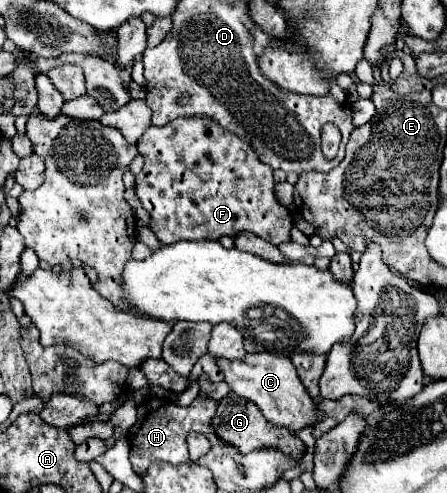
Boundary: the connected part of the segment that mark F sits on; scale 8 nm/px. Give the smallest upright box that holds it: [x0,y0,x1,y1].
[136,117,292,245]

